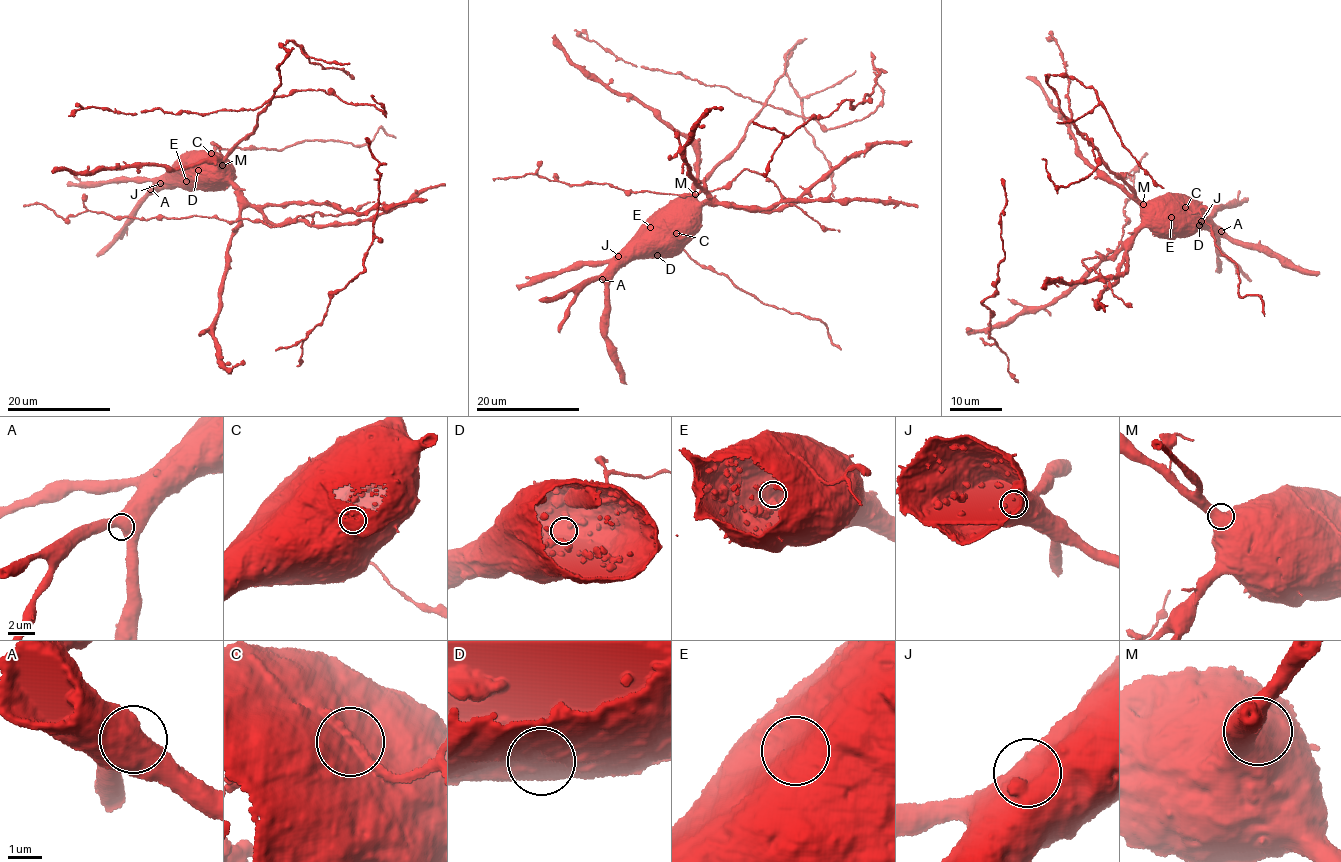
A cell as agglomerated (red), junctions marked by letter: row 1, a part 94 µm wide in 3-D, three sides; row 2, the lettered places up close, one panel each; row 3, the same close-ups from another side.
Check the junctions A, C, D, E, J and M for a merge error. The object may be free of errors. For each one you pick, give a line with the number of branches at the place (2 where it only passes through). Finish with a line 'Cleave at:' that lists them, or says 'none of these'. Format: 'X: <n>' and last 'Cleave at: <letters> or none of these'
C: 1
Cleave at: C

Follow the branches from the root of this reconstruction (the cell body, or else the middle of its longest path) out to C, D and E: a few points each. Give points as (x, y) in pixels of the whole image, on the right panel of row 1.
C: (1156, 221), (1150, 217), (1149, 210), (1165, 195), (1178, 196), (1186, 207)
D: (1156, 221), (1167, 226), (1195, 228), (1199, 225)
E: (1156, 221), (1150, 215), (1171, 217)

